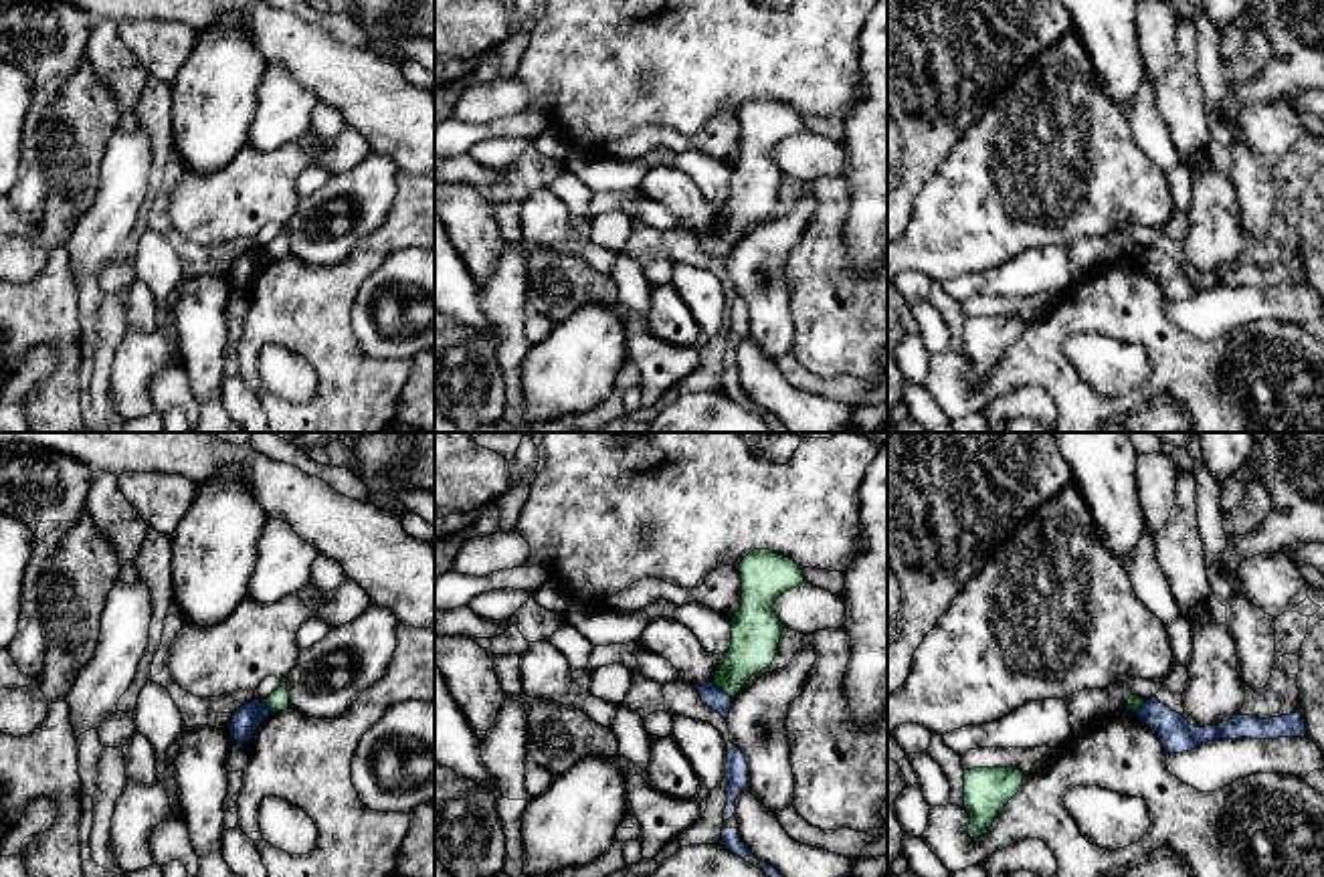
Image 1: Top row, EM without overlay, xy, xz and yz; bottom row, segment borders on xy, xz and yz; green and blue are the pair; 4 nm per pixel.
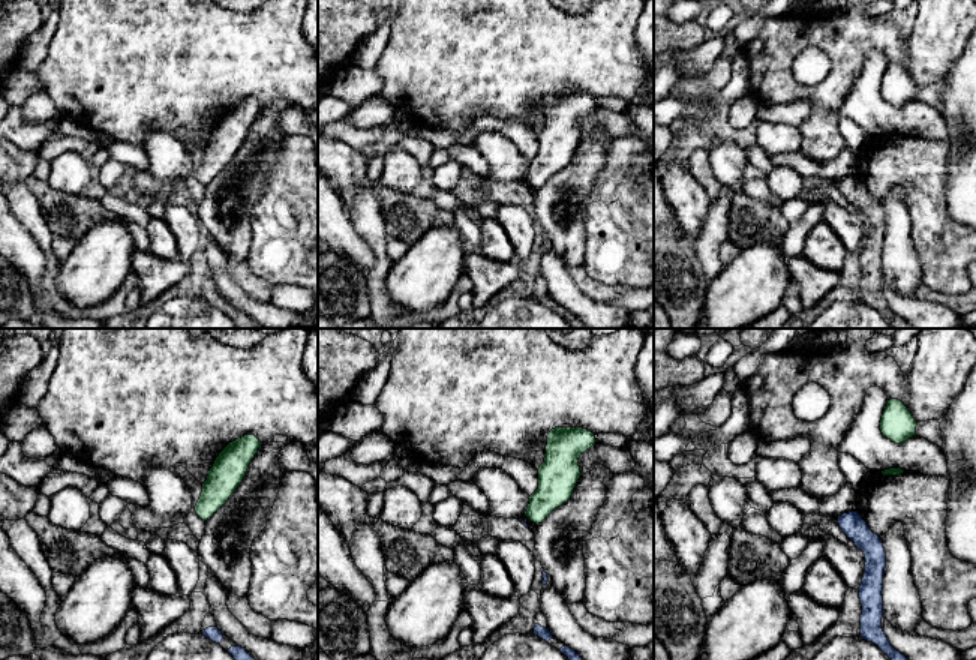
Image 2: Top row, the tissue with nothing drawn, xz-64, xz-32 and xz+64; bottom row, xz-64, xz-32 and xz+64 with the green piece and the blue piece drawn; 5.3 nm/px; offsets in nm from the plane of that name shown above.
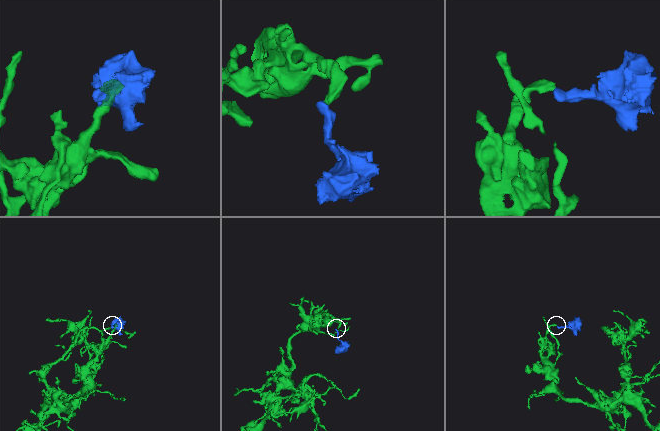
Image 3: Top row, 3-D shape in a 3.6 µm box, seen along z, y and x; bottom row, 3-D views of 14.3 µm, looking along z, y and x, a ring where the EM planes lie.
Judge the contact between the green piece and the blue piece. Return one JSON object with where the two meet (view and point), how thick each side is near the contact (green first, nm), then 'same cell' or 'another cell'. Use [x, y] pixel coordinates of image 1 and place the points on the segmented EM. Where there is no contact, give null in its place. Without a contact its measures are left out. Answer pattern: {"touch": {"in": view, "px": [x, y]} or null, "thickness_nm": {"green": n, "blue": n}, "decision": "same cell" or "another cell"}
{"touch": {"in": "xz", "px": [722, 690]}, "thickness_nm": {"green": 190, "blue": 90}, "decision": "another cell"}

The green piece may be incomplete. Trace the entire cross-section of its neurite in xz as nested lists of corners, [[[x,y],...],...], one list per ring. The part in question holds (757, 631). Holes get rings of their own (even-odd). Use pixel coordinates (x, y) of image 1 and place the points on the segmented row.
[[[770,550],[750,552],[738,566],[742,606],[732,618],[730,651],[720,655],[714,685],[734,697],[746,681],[770,667],[784,632],[774,600],[805,582],[800,566]]]

